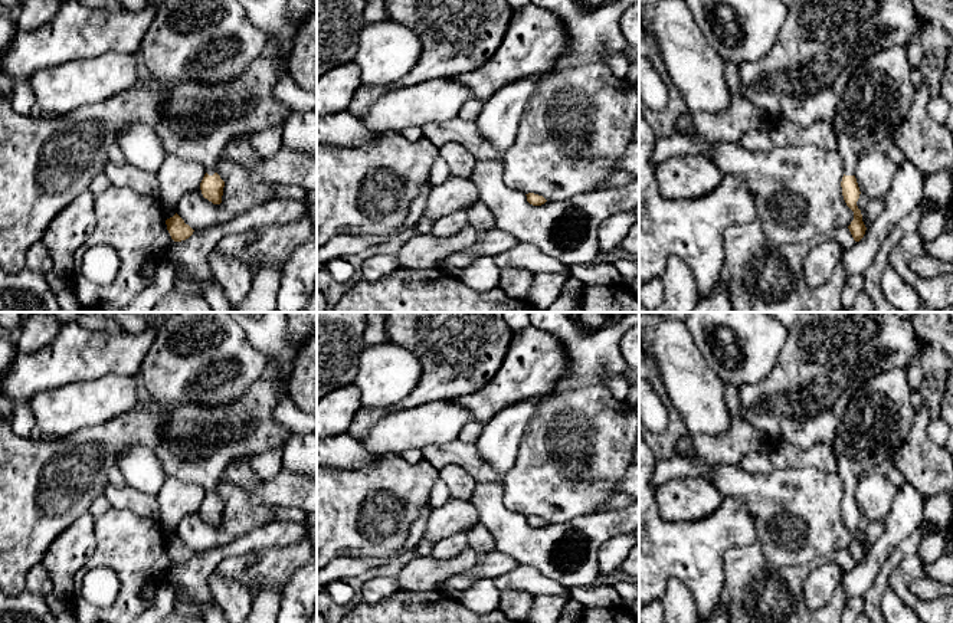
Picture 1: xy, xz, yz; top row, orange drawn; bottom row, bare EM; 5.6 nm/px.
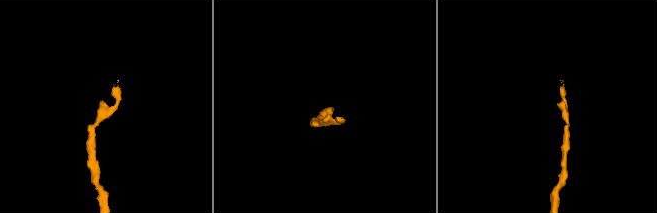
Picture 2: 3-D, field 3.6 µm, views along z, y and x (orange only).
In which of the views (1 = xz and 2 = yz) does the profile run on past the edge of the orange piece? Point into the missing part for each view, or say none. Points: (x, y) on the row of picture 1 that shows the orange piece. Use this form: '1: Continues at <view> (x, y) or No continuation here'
1: No continuation here
2: Continues at yz (880, 92)

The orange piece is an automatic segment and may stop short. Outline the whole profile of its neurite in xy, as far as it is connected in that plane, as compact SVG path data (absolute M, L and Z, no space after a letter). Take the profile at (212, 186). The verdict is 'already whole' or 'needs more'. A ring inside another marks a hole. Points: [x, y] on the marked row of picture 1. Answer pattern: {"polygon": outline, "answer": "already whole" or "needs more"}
{"polygon": "M266 37L259 59L225 89L197 83L161 88L168 101L154 129L167 155L204 167L200 190L213 204L222 203L225 181L216 173L216 163L225 147L242 134L284 125L291 114L274 96L276 81L275 43Z", "answer": "needs more"}

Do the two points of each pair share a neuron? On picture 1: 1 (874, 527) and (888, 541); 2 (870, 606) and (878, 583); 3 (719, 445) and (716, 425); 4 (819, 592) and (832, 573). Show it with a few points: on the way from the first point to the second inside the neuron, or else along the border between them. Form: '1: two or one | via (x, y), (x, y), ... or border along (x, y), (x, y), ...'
1: two | border along (884, 521), (884, 530), (868, 546)
2: one | via (871, 600), (877, 589)
3: two | border along (732, 415), (732, 422), (721, 435), (693, 438)
4: one | via (819, 587), (828, 577)

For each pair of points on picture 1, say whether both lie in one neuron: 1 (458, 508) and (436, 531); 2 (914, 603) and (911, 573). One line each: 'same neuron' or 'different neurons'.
1: same neuron
2: same neuron

